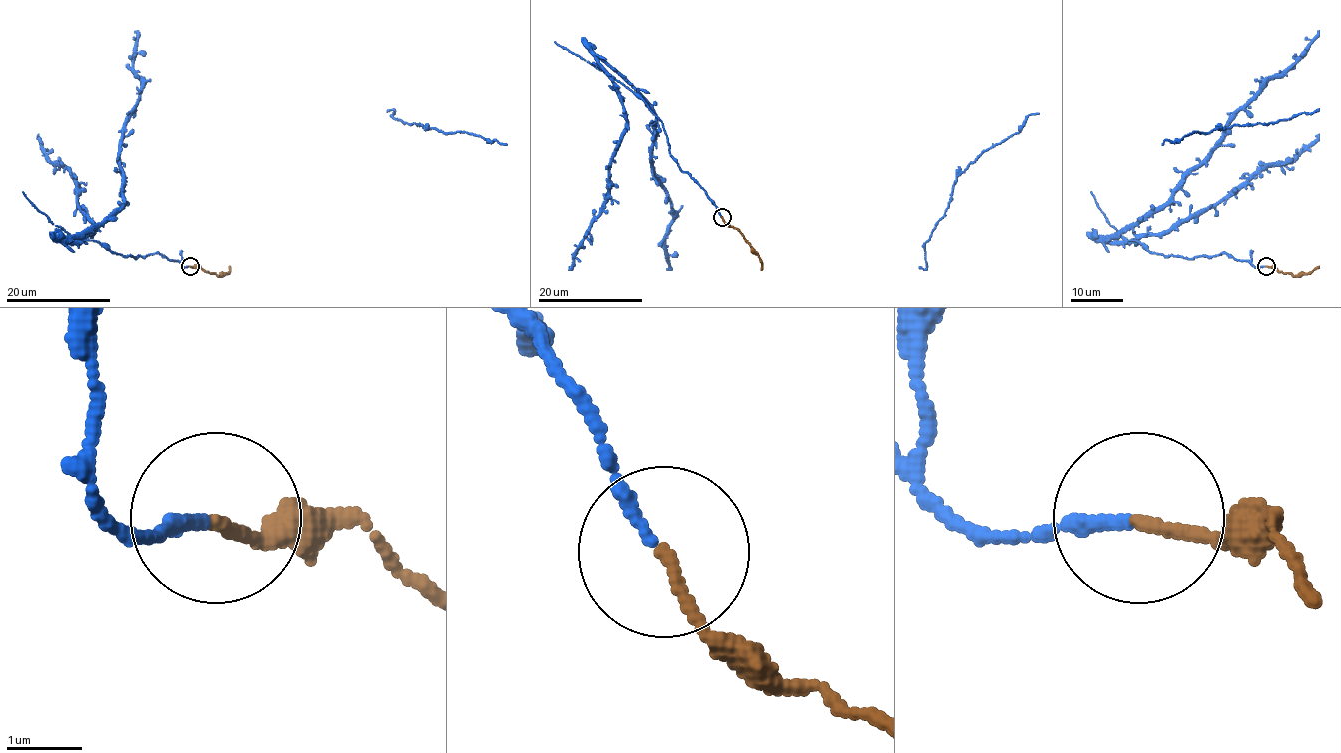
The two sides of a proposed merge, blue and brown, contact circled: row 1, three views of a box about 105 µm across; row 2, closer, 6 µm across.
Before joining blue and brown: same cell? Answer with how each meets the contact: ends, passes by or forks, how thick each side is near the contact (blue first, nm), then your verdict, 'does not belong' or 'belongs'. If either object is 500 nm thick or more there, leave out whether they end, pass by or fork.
blue ends there; brown ends there; 180 nm thick on the blue side, 150 nm on the other; belongs

